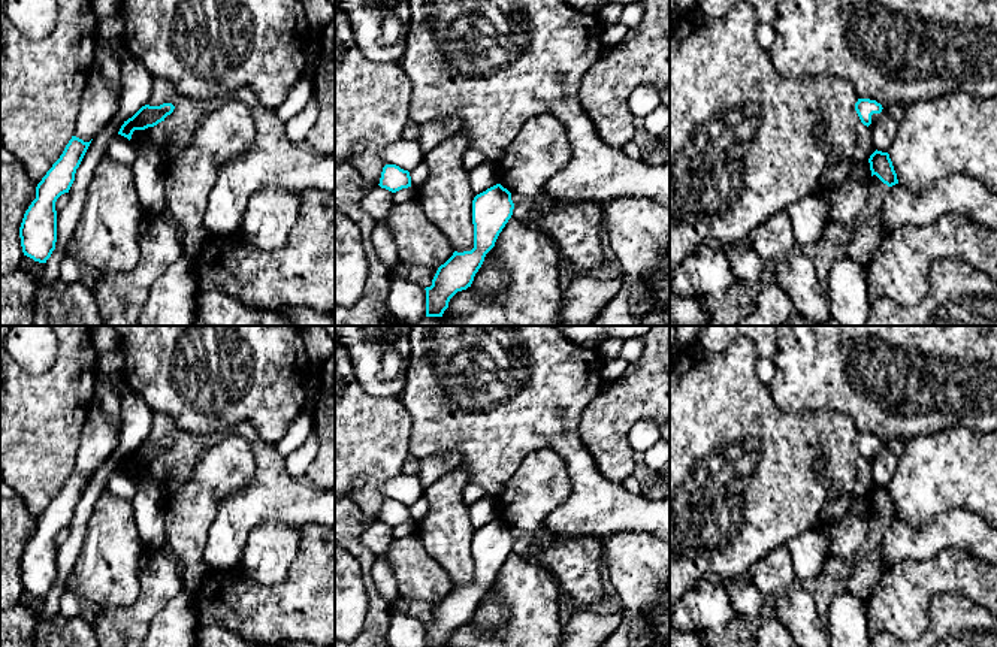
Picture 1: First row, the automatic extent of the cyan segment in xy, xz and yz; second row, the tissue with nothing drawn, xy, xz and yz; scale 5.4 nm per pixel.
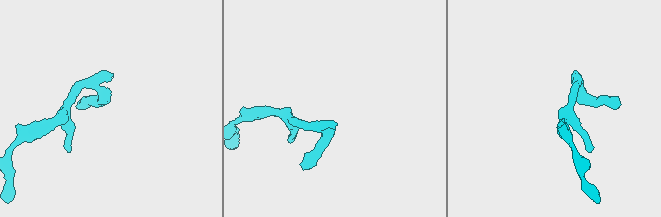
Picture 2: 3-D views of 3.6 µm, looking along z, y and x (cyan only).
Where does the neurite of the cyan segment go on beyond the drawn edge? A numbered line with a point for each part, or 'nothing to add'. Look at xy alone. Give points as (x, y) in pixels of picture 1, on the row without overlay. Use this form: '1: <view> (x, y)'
nothing to add

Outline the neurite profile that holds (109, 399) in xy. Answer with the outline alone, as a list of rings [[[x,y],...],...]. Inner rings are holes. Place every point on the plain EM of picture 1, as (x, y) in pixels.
[[[99,380],[96,386],[96,397],[109,421],[114,426],[121,426],[121,393],[115,387],[106,386]]]

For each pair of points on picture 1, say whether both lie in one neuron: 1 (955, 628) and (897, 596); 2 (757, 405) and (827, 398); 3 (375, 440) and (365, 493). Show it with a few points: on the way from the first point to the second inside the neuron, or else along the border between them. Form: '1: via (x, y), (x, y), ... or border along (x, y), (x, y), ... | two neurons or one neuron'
1: border along (957, 592), (939, 592), (930, 601), (924, 631) | two neurons
2: border along (767, 386), (773, 401), (783, 411), (810, 411) | two neurons
3: via (368, 453), (368, 480) | one neuron

